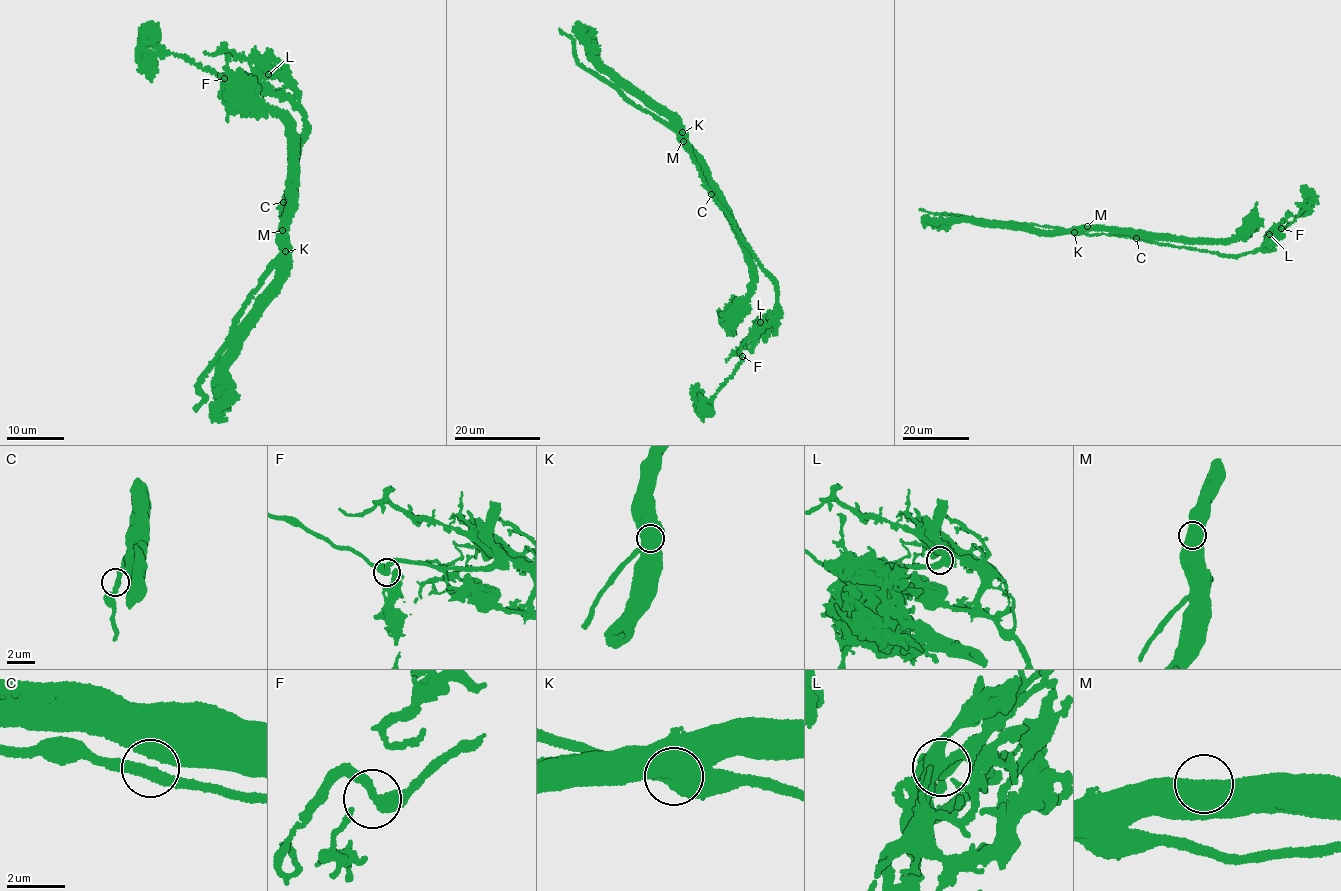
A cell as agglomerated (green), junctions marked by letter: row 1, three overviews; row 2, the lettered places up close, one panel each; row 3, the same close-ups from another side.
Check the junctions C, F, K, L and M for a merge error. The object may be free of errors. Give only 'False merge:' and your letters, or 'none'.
False merge: K

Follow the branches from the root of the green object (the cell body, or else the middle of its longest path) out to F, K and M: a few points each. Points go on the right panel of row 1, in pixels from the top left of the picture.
F: (1137, 239), (1232, 256), (1262, 250), (1278, 225), (1281, 229)
K: (1137, 239), (1074, 232)
M: (1137, 239), (1114, 235), (1089, 236), (1085, 232), (1087, 226)

